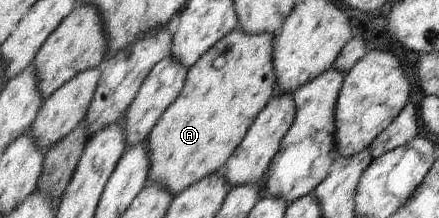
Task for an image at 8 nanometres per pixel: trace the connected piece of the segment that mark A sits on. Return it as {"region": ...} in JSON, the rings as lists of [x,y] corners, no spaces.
{"region":[[[237,27],[220,39],[187,72],[179,97],[171,102],[148,135],[148,183],[159,184],[176,196],[221,170],[235,148],[243,141],[259,112],[275,95],[275,72],[272,62],[274,34],[246,34]]]}

